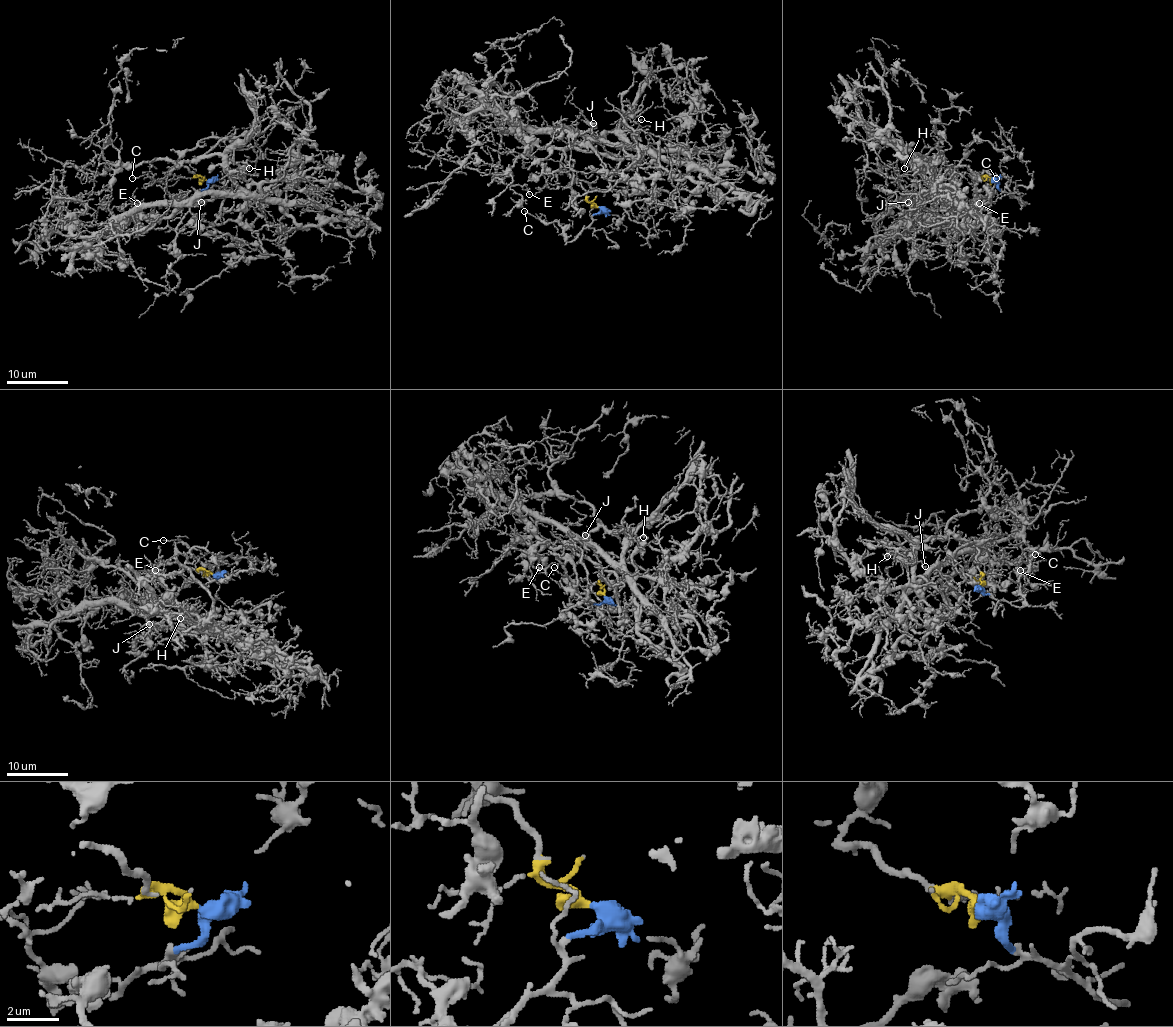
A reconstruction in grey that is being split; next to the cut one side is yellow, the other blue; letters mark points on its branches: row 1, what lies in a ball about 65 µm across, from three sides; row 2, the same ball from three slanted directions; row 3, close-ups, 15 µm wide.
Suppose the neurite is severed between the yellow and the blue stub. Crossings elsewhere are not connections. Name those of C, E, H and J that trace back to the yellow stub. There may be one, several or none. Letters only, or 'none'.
E, H, J

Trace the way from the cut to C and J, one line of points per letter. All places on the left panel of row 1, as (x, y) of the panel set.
C: (206, 179), (207, 185), (204, 188), (187, 200), (178, 202), (173, 200), (164, 185), (149, 177), (132, 177)
J: (206, 179), (183, 167), (169, 171), (184, 160), (217, 154), (237, 190), (204, 191), (192, 205), (201, 202)

